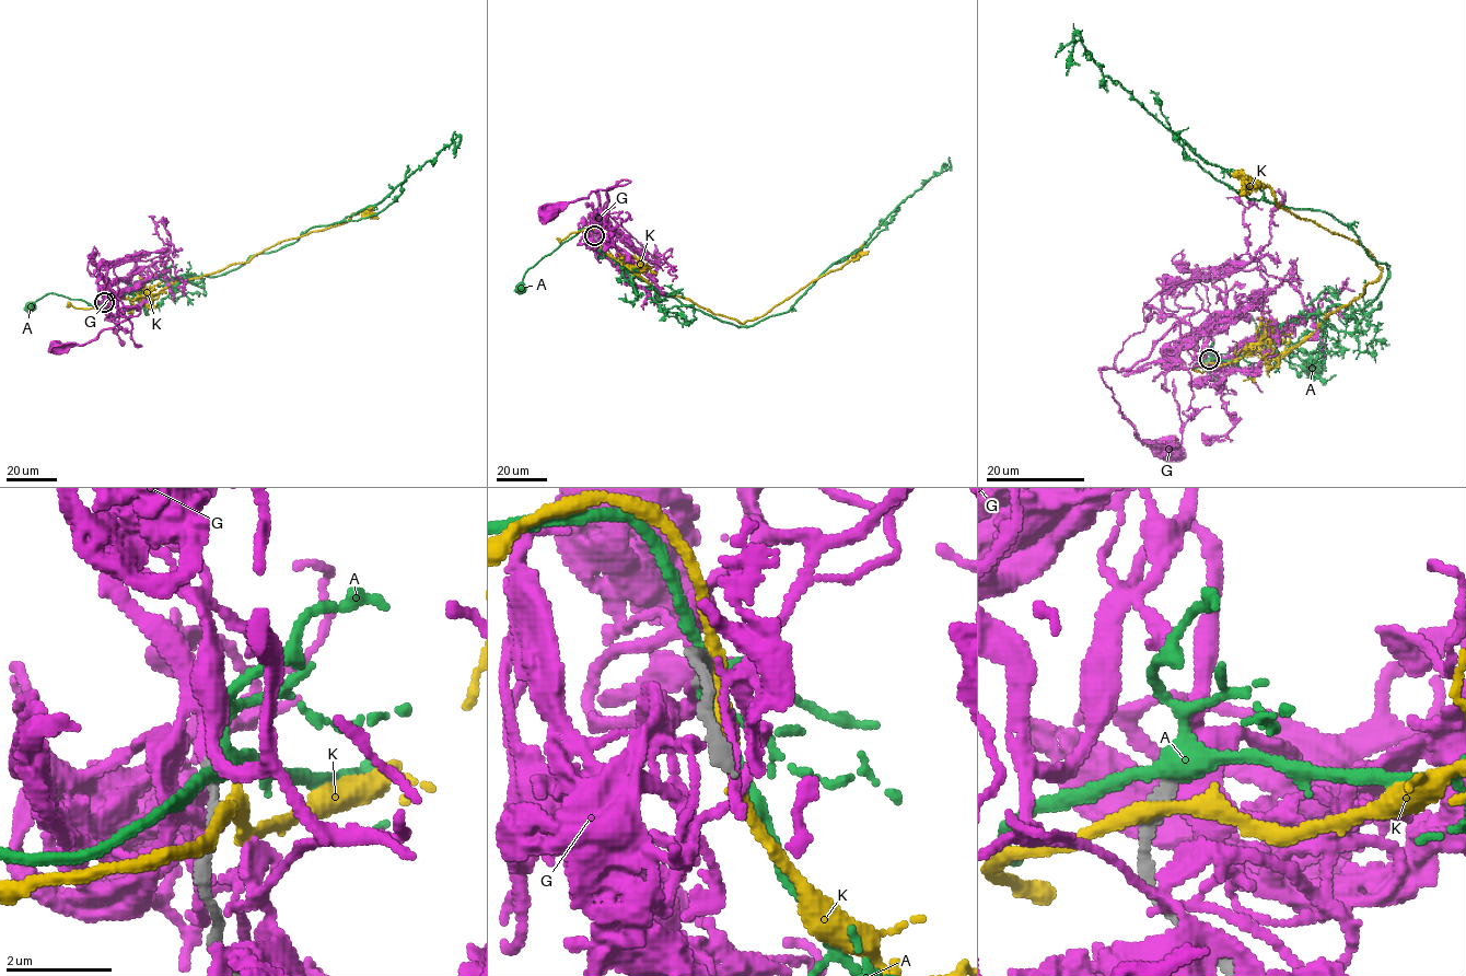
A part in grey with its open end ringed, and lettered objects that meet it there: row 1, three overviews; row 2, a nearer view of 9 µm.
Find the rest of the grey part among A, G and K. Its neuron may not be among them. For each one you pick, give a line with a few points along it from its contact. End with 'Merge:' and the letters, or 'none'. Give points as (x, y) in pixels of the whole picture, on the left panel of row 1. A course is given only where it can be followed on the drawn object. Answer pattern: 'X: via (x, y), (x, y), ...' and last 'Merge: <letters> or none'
G: via (104, 302), (100, 291), (106, 293), (108, 282), (116, 308), (136, 306), (140, 312), (88, 343), (57, 348)
Merge: G

